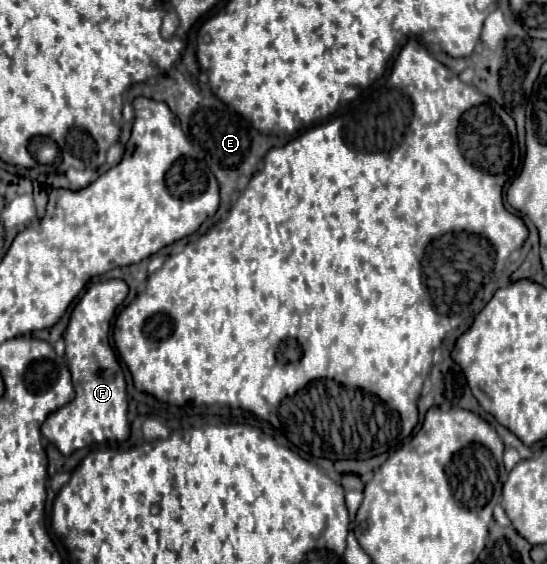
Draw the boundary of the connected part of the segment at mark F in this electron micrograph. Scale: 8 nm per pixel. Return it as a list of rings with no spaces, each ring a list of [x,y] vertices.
[[[121,279],[93,283],[75,305],[69,327],[65,331],[65,355],[69,361],[69,371],[73,377],[75,399],[51,413],[41,427],[41,433],[63,453],[71,455],[77,449],[105,443],[105,441],[125,441],[129,437],[127,421],[127,393],[125,377],[121,365],[109,345],[109,325],[115,309],[127,297],[129,287]]]

